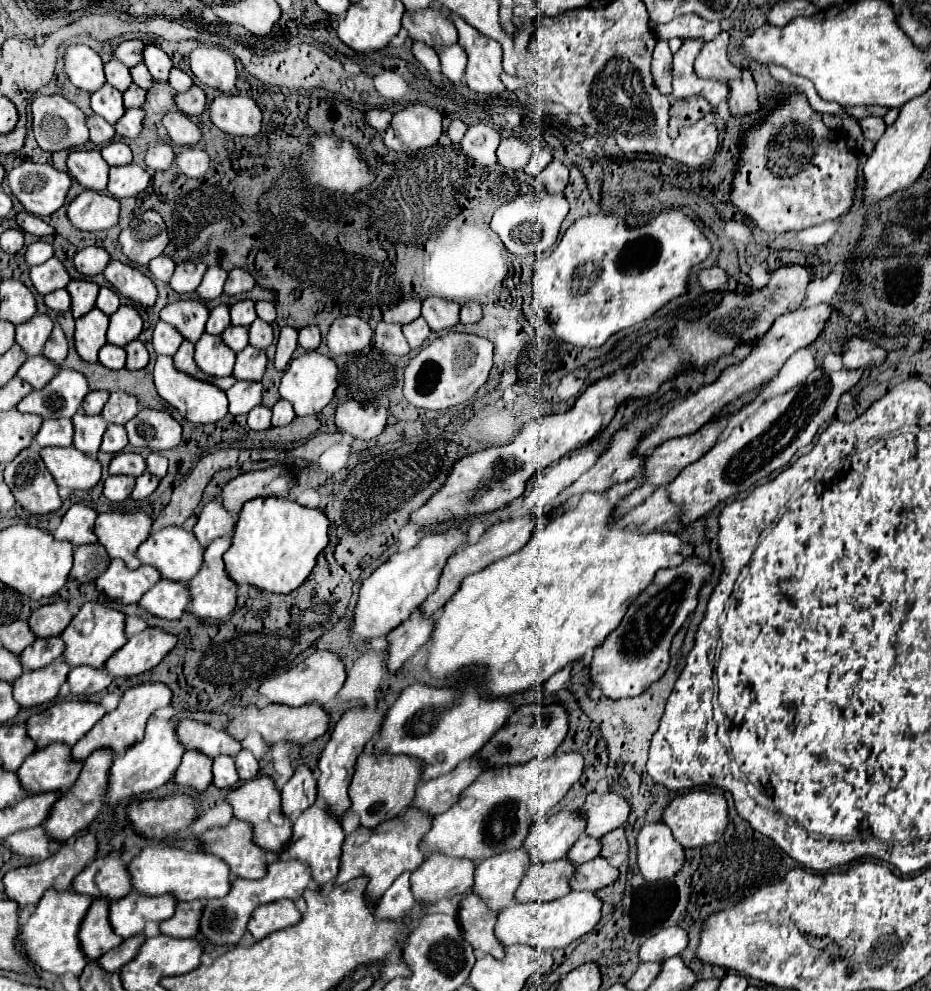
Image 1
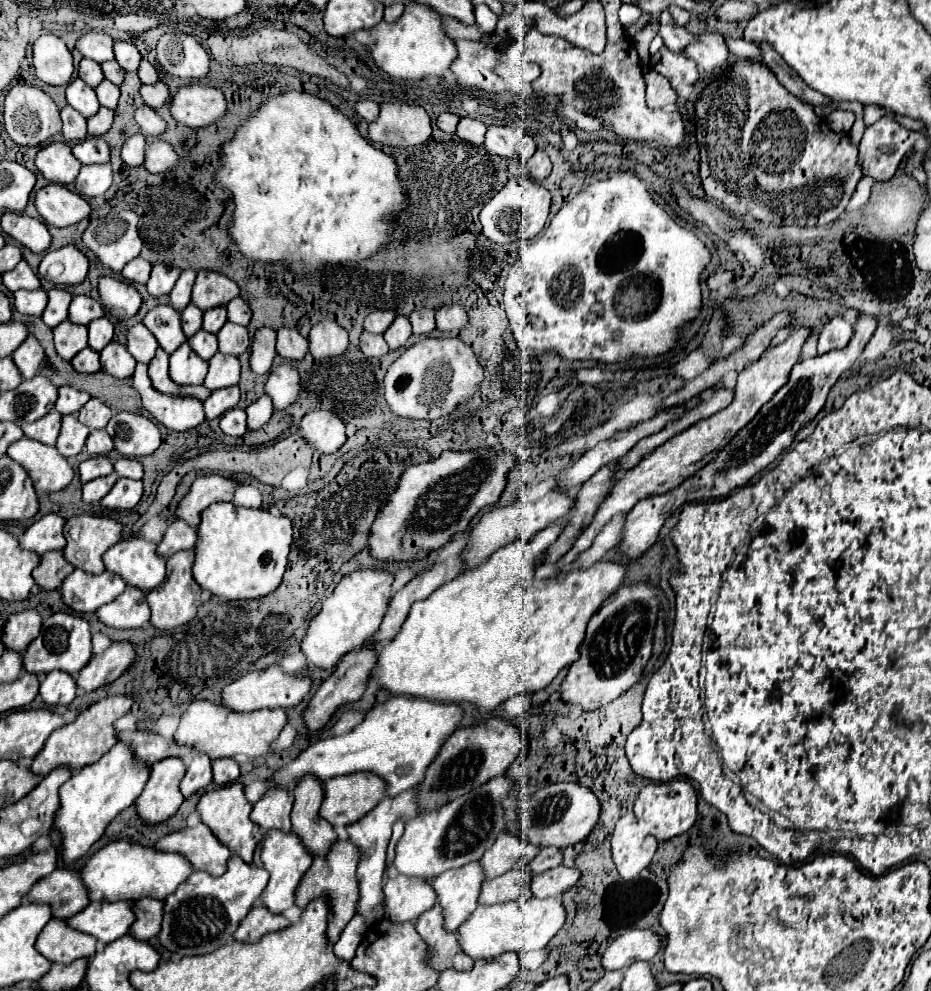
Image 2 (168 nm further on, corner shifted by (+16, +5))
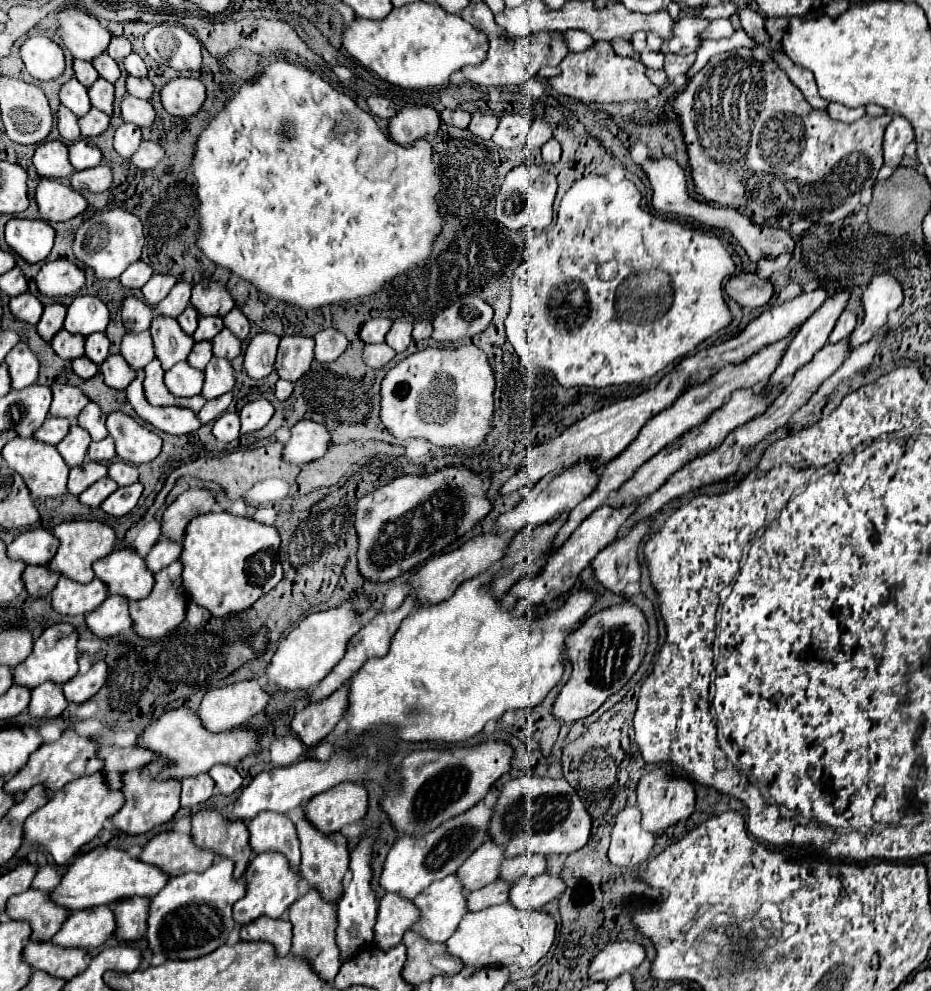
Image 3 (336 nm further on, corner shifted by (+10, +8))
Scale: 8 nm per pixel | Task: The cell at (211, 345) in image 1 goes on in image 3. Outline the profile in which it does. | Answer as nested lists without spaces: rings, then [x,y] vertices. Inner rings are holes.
[[[182,361],[166,371],[164,383],[176,397],[192,397],[202,391],[202,373],[194,369],[188,361]]]

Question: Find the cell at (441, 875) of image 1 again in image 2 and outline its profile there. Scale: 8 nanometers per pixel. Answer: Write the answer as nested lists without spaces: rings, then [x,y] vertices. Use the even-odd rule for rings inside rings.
[[[394,876],[384,884],[384,916],[392,922],[416,920],[434,902],[436,892],[432,892],[430,884],[420,884],[406,876]]]

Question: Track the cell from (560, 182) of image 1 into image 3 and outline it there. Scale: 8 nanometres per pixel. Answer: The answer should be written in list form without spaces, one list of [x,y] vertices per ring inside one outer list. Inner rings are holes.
[[[550,139],[550,141],[542,147],[542,159],[544,159],[544,163],[548,163],[548,165],[558,163],[558,159],[560,159],[560,143],[558,143],[556,139]]]

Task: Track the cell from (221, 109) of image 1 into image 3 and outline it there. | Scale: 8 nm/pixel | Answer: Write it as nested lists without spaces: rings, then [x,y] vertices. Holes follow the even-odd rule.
[[[178,77],[162,87],[162,105],[174,117],[196,115],[206,99],[206,87],[196,77]]]

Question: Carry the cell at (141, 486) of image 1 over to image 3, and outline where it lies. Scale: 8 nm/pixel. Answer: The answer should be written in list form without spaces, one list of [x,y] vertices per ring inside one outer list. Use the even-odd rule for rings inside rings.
[[[134,483],[134,485],[128,485],[128,487],[118,487],[100,507],[110,513],[110,515],[126,515],[128,511],[132,511],[142,495],[142,485],[140,483]]]

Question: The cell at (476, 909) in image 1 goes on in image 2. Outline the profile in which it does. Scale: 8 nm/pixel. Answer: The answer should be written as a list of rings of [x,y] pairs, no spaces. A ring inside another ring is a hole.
[[[434,906],[428,912],[424,912],[416,920],[414,928],[420,934],[420,938],[428,944],[426,962],[430,968],[438,972],[446,968],[454,968],[454,970],[472,968],[474,960],[470,956],[464,956],[464,952],[460,952],[460,946],[456,944],[456,932],[444,932],[440,908]]]

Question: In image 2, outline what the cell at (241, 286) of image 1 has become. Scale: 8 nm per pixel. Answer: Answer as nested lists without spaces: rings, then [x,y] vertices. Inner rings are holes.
[[[198,272],[194,288],[192,288],[192,304],[196,304],[202,312],[218,306],[226,306],[230,300],[238,298],[238,284],[220,276],[218,272]]]

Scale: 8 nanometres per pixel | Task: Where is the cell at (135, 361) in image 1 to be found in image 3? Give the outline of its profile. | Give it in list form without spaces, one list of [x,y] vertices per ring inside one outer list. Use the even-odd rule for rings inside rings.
[[[120,353],[108,355],[108,359],[100,365],[100,373],[104,375],[106,385],[110,385],[114,389],[126,389],[130,385],[130,381],[136,377],[136,371],[132,371],[126,365],[126,359]]]

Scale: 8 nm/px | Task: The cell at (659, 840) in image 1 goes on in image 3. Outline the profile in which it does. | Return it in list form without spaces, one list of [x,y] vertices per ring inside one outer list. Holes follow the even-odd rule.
[[[626,807],[616,817],[608,859],[612,865],[634,869],[650,857],[654,843],[656,843],[654,835],[640,827],[640,813],[628,817],[628,807]]]

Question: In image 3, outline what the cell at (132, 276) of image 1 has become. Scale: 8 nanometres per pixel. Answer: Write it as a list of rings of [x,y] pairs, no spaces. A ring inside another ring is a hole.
[[[136,297],[122,299],[122,321],[126,325],[126,331],[148,329],[152,317],[154,317],[154,311],[142,299],[136,299]]]

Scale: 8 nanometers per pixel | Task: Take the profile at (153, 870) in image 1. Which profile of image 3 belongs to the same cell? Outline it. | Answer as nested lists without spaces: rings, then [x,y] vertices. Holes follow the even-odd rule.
[[[102,845],[74,859],[60,885],[52,891],[52,899],[70,911],[110,905],[114,901],[120,901],[122,897],[134,897],[134,895],[150,899],[154,897],[154,893],[158,893],[158,889],[162,889],[162,885],[168,883],[168,879],[170,879],[168,873],[162,873],[162,869],[146,865],[140,859],[134,859],[122,849]]]

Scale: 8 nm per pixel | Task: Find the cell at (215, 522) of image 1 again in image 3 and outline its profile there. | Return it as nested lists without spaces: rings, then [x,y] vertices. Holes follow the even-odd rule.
[[[160,537],[160,541],[146,555],[146,565],[152,573],[158,573],[160,569],[174,563],[180,555],[182,555],[182,543],[166,541],[166,537]]]

